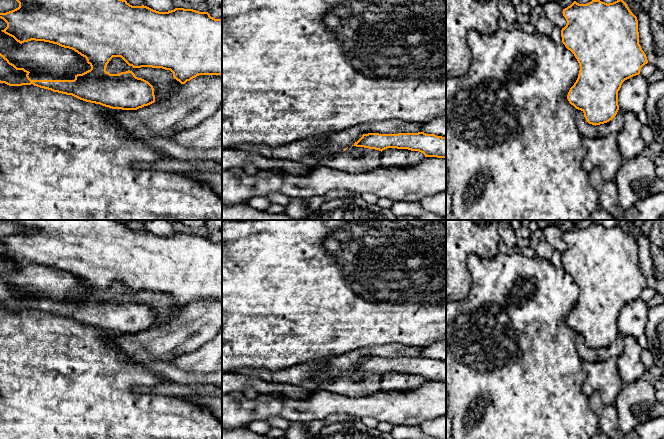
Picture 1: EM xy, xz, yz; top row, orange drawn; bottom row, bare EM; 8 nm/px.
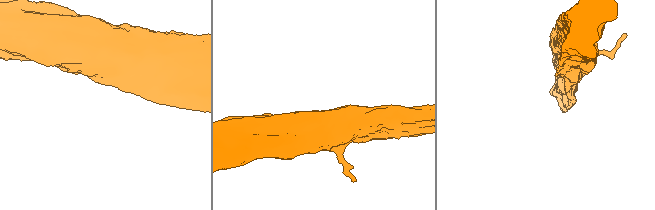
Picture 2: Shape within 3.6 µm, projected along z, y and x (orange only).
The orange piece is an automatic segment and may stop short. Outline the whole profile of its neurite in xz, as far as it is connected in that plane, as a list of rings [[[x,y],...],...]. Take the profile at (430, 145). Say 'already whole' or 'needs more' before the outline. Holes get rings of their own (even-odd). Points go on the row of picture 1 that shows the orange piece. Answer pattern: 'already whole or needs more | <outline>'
already whole | [[[424,132],[398,134],[368,133],[363,134],[352,146],[375,149],[381,152],[387,148],[408,149],[419,151],[425,157],[446,158],[446,137]]]

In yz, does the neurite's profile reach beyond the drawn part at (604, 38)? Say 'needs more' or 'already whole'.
already whole

